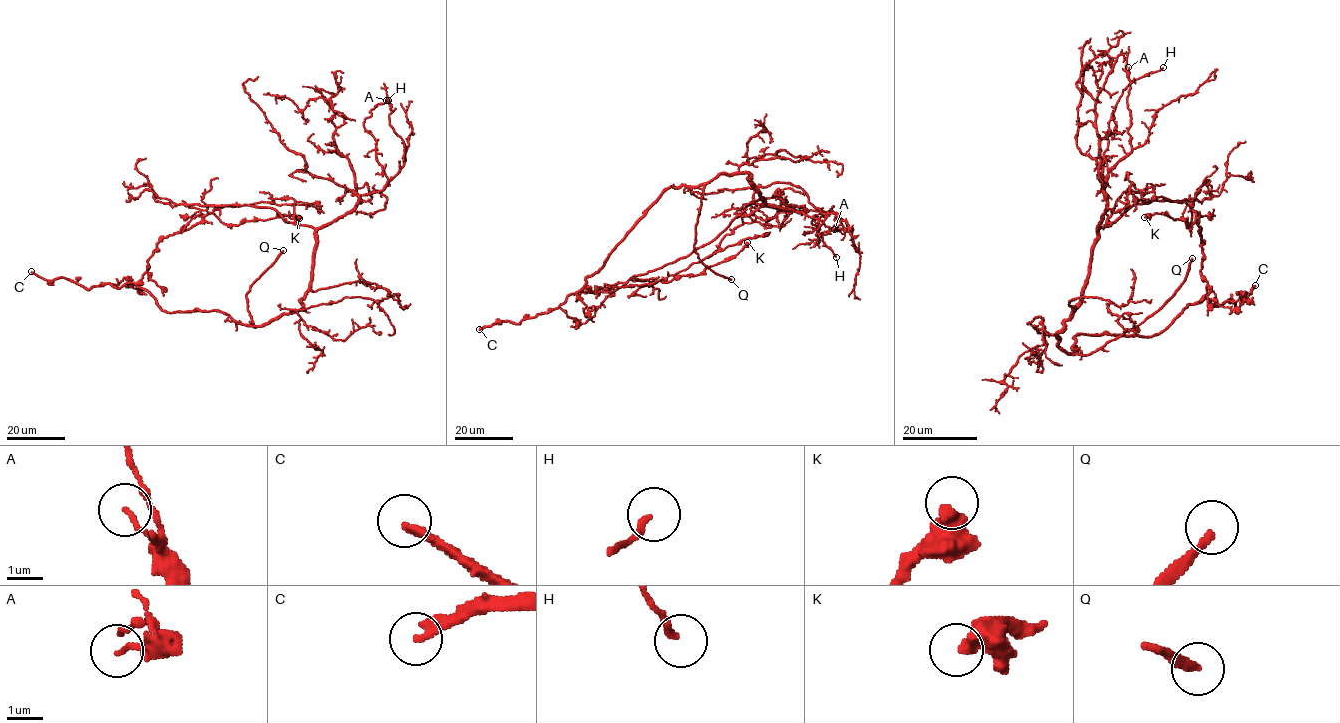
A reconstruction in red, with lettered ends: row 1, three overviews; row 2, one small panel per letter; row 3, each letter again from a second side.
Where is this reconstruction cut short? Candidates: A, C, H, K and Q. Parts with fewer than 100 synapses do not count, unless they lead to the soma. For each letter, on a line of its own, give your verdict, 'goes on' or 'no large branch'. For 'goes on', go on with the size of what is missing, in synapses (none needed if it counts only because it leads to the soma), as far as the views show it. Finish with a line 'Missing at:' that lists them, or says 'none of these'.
A: no large branch
C: goes on; about 300 synapses
H: no large branch
K: no large branch
Q: goes on
Missing at: C, Q

